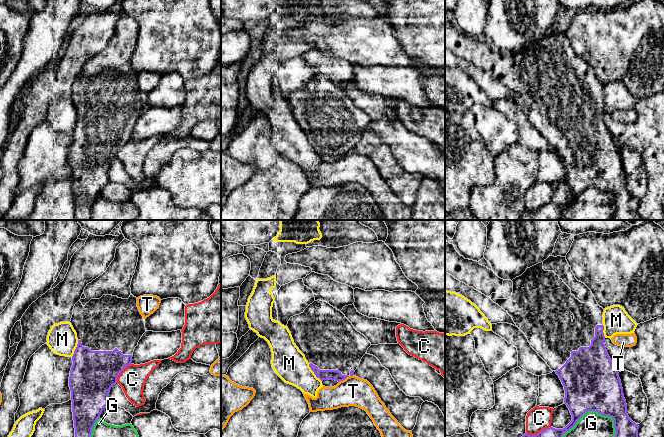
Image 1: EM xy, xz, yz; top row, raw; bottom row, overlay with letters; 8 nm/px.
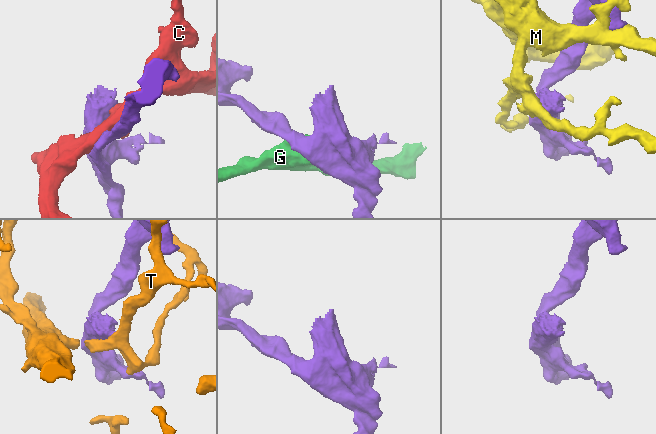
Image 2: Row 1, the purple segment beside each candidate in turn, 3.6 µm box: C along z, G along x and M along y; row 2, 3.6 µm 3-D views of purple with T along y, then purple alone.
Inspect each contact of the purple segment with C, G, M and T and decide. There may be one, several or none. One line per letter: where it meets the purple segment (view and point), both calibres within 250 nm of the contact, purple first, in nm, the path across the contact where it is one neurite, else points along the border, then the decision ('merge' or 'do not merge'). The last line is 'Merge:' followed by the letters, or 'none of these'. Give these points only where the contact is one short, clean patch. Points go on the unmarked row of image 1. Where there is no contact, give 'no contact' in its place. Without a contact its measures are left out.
C: meets purple in xy at (120, 148); 360 nm thick on the purple side, 220 nm on the other; do not merge
G: meets purple in yz at (583, 189); 440 nm thick on the purple side, 360 nm on the other; do not merge
M: meets purple in xz at (314, 149); 90 nm thick on the purple side, 280 nm on the other; do not merge
T: meets purple in xz at (346, 153); 90 nm thick on the purple side, 240 nm on the other; border along xz (353, 150), (339, 158); do not merge
Merge: none of these

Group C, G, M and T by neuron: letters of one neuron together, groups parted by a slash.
C / G / M / T

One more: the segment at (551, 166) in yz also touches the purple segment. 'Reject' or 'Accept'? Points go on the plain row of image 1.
Reject

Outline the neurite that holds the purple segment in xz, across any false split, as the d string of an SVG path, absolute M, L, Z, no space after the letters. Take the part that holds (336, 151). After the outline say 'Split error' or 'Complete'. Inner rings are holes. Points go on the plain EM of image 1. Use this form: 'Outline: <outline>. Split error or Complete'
Outline: M321 76L314 77L303 89L291 93L287 103L294 119L305 131L309 143L321 157L329 155L340 158L353 152L371 122L368 115L354 104L341 87Z. Split error

